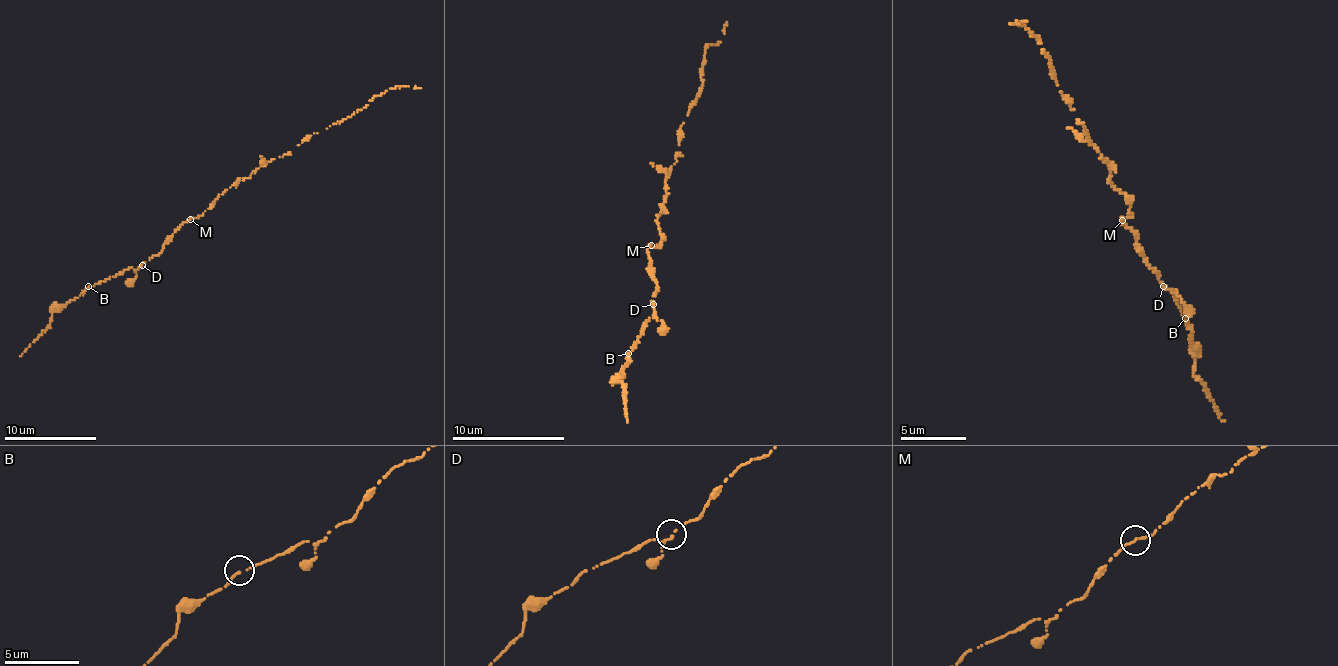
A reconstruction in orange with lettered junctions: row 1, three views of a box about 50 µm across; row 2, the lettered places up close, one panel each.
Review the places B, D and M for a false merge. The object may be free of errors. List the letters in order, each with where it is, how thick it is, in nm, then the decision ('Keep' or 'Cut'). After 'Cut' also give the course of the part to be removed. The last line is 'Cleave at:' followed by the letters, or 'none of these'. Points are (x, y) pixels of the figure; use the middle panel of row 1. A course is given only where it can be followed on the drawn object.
B: Place: (628, 353). Thickness 170 nm. Keep
D: Place: (653, 304). Thickness 150 nm. Keep
M: Place: (651, 245). Thickness 170 nm. Keep
Cleave at: none of these

